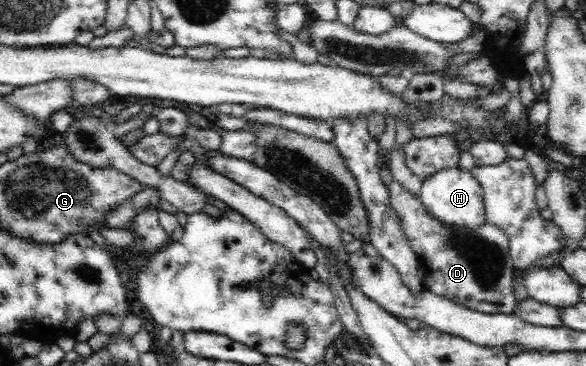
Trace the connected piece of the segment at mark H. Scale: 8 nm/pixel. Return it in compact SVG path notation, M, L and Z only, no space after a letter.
M442 169L422 182L419 198L428 215L446 227L456 227L457 229L466 227L470 231L475 231L487 222L482 188L468 170Z

